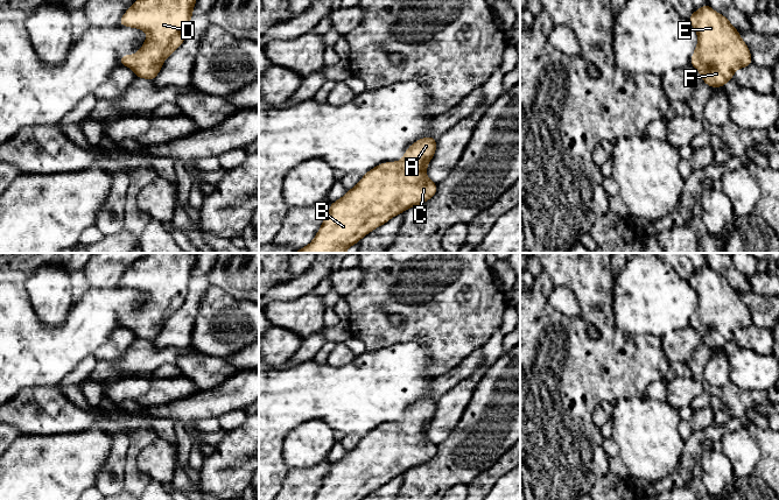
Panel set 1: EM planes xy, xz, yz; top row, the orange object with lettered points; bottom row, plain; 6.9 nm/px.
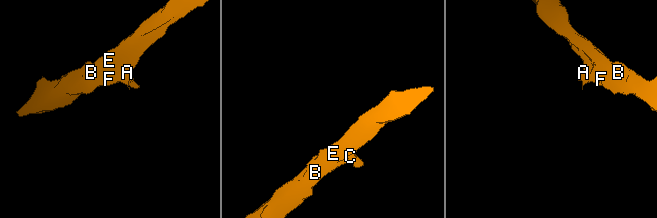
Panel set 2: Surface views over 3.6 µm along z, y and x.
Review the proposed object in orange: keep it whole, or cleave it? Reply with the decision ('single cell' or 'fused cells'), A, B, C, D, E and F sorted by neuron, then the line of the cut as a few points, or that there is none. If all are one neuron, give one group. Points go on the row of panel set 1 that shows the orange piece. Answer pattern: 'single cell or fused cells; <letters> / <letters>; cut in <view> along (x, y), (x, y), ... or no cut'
single cell; A B C D E F; no cut

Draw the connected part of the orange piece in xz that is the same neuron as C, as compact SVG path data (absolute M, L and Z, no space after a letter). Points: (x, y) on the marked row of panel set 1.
M422 138L407 148L401 161L384 162L367 171L356 186L331 203L315 239L294 253L345 253L350 246L394 216L434 197L437 184L426 176L426 169L436 146L435 138Z

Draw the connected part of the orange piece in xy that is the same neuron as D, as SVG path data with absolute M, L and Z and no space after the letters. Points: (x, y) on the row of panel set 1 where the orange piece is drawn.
M135 0L118 26L146 30L147 38L135 55L121 55L120 65L129 66L138 78L154 80L166 58L185 41L195 5L196 0Z

